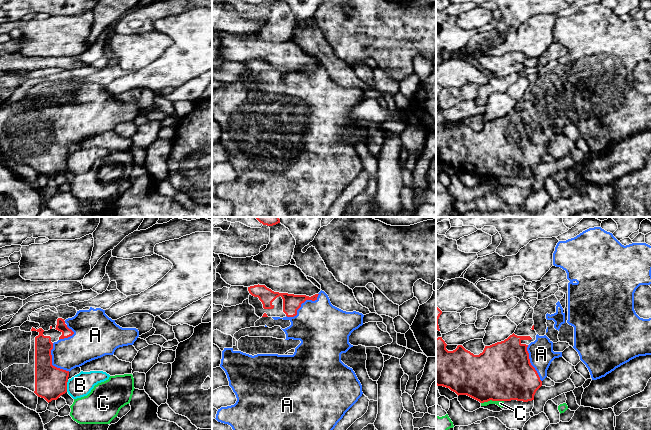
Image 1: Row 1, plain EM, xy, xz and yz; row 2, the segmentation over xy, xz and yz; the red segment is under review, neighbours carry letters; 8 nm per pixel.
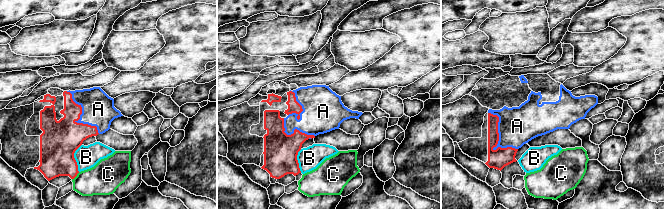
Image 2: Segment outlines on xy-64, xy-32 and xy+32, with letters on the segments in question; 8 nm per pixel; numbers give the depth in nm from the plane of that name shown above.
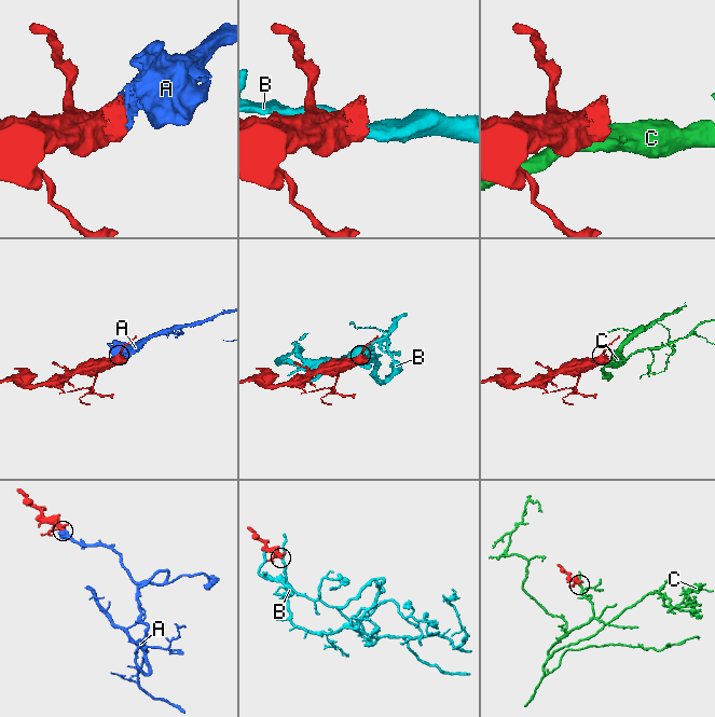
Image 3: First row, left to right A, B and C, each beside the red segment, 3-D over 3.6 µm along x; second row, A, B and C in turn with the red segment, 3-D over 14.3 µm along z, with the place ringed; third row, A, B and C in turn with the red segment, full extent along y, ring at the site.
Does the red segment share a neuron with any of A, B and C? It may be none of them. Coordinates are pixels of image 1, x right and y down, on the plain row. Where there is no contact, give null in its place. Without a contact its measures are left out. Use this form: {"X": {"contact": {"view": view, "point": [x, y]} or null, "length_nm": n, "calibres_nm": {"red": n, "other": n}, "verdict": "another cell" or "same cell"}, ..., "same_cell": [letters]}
{"A": {"contact": {"view": "xz", "point": [300, 81]}, "length_nm": 320, "calibres_nm": {"red": 140, "other": 400}, "verdict": "same cell"}, "B": {"contact": {"view": "xy", "point": [66, 162]}, "length_nm": 100, "calibres_nm": {"red": 260, "other": 180}, "verdict": "another cell"}, "C": {"contact": {"view": "yz", "point": [492, 176]}, "length_nm": 190, "calibres_nm": {"red": 460, "other": 50}, "verdict": "another cell"}, "same_cell": ["A"]}

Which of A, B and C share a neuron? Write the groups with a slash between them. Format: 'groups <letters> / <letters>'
groups A / B / C

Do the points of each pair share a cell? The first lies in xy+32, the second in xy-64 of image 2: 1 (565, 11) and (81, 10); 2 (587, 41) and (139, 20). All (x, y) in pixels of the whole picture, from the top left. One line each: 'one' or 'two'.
1: two
2: two

